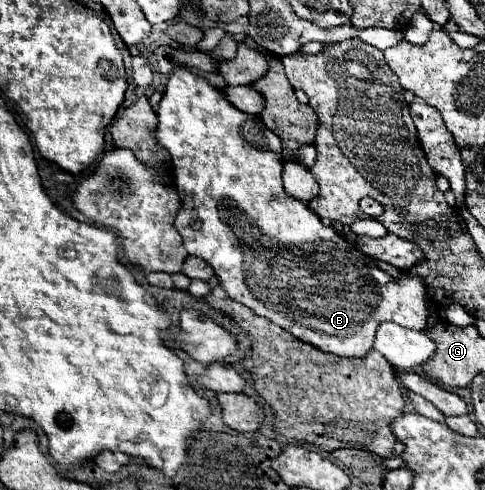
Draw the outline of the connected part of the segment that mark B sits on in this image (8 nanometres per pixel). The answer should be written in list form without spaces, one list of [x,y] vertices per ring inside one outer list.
[[[188,69],[170,73],[158,107],[156,137],[174,163],[176,189],[182,203],[174,227],[182,235],[186,251],[204,259],[214,269],[226,293],[238,303],[280,325],[296,339],[326,353],[350,359],[368,353],[376,329],[384,321],[396,321],[408,329],[426,327],[432,307],[426,299],[426,285],[422,285],[422,279],[410,277],[406,271],[394,279],[380,271],[372,257],[362,255],[352,243],[346,243],[346,239],[338,235],[343,230],[340,222],[332,221],[334,231],[332,227],[326,227],[316,213],[310,213],[302,201],[288,197],[282,189],[284,159],[280,137],[258,117],[232,107],[208,81],[192,75]]]

